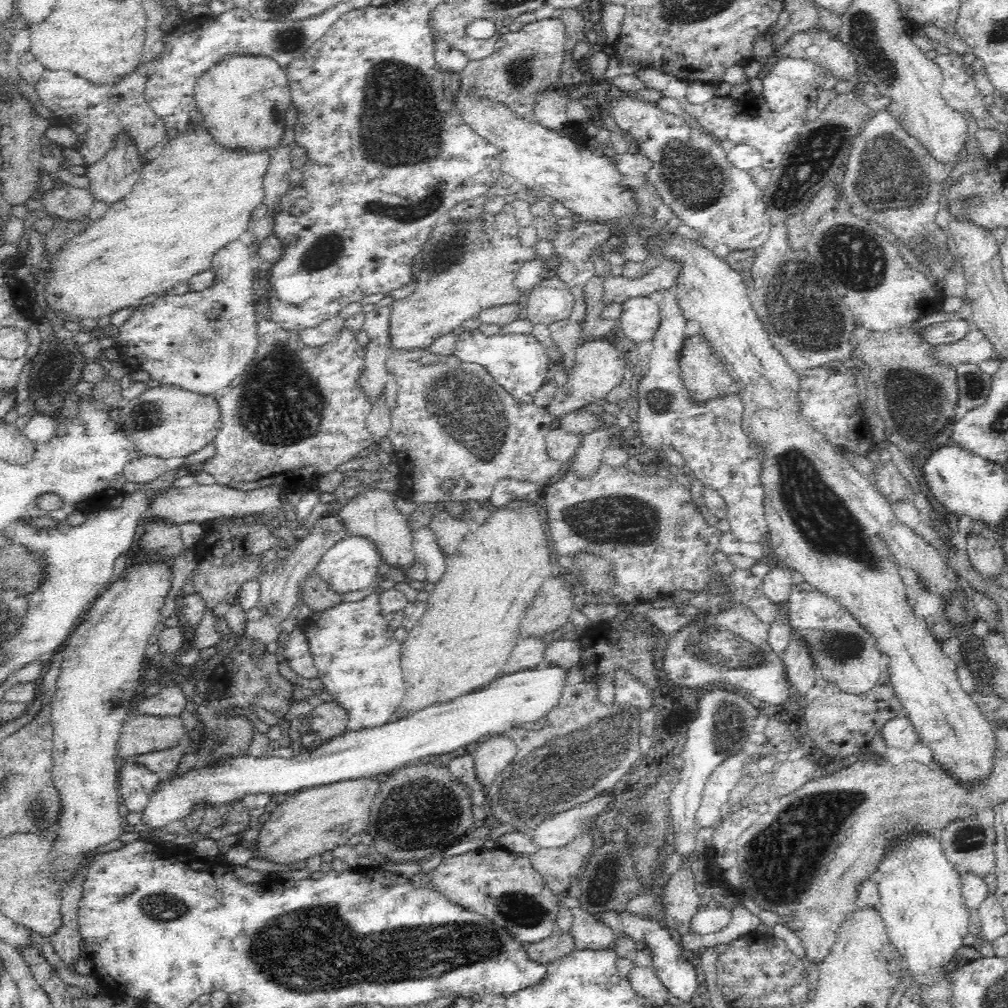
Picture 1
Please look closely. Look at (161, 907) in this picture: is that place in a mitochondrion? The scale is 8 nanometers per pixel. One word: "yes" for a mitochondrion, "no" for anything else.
yes

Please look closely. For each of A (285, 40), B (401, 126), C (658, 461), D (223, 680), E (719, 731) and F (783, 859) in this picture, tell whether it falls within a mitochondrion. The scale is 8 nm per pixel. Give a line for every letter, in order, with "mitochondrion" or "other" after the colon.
A: mitochondrion
B: mitochondrion
C: other
D: other
E: mitochondrion
F: mitochondrion

